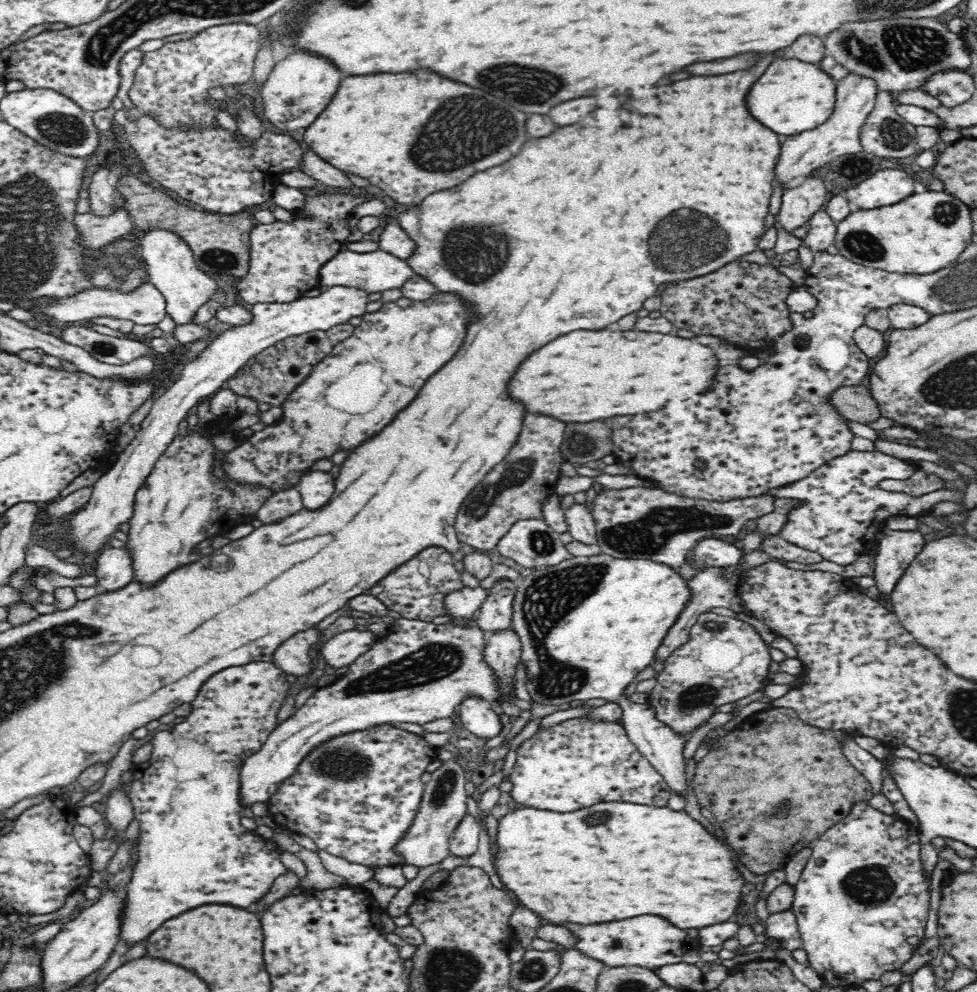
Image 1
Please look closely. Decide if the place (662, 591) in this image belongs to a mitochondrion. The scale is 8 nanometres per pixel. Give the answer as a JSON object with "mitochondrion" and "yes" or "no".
{"mitochondrion":"no"}

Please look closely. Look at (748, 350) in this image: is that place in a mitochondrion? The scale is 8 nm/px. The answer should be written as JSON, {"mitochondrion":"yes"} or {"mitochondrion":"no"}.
{"mitochondrion":"no"}

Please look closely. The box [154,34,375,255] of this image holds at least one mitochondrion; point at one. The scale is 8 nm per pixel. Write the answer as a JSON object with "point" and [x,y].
{"point":[292,105]}

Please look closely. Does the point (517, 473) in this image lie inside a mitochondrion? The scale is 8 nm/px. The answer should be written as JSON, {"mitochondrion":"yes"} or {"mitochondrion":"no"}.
{"mitochondrion":"yes"}

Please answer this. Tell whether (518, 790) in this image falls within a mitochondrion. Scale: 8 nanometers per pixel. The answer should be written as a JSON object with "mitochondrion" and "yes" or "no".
{"mitochondrion":"no"}

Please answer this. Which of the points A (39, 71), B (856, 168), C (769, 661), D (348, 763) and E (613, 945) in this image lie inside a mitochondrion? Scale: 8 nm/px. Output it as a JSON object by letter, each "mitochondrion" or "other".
{"A":"other","B":"mitochondrion","C":"other","D":"mitochondrion","E":"mitochondrion"}

